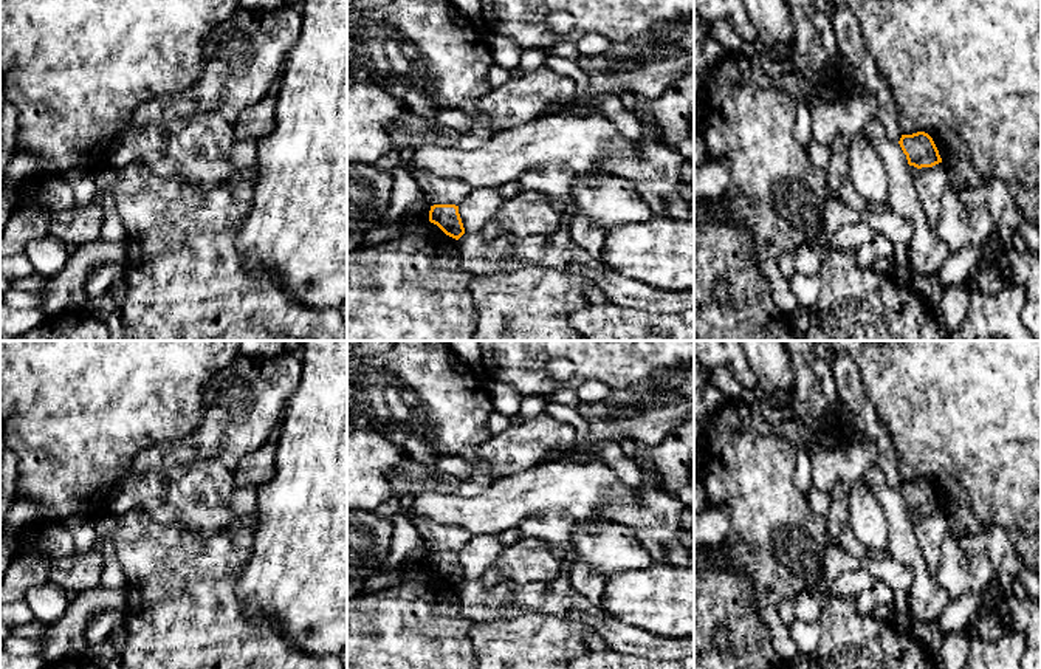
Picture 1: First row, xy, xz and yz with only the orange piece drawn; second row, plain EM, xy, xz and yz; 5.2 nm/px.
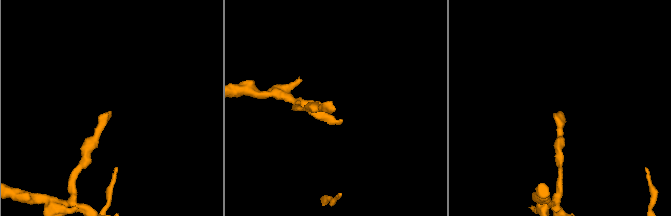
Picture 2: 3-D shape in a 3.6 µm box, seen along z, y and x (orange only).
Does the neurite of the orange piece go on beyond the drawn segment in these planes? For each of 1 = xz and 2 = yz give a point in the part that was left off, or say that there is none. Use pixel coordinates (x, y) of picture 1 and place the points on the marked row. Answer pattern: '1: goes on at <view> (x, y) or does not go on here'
1: does not go on here
2: does not go on here

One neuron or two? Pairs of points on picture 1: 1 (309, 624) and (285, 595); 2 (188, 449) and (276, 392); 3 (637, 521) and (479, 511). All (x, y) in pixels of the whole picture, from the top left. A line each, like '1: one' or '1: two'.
1: one
2: one
3: one

